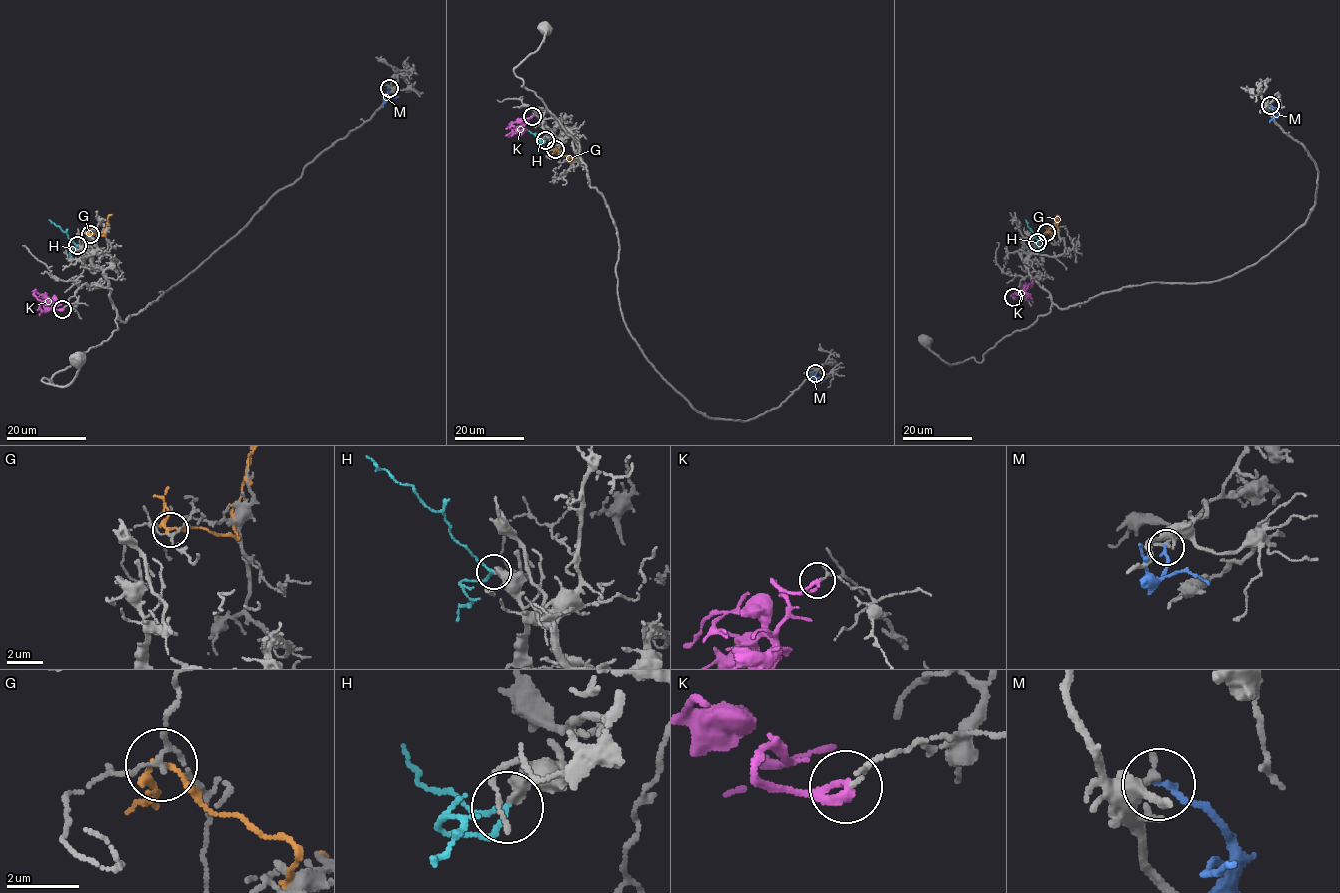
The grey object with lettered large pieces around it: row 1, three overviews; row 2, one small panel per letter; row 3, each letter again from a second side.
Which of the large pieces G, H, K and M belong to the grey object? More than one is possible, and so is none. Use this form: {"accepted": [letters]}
{"accepted": ["H"]}

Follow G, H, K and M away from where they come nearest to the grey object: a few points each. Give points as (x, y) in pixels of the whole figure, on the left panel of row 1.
G: (90, 234), (105, 236), (104, 229), (112, 214)
H: (78, 246), (49, 220)
K: (63, 309), (55, 310), (54, 303), (32, 292)
M: (389, 88), (382, 107)

